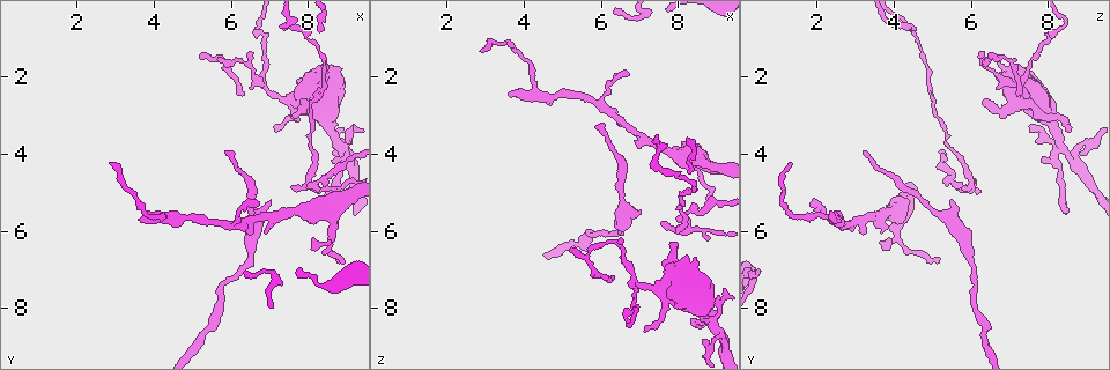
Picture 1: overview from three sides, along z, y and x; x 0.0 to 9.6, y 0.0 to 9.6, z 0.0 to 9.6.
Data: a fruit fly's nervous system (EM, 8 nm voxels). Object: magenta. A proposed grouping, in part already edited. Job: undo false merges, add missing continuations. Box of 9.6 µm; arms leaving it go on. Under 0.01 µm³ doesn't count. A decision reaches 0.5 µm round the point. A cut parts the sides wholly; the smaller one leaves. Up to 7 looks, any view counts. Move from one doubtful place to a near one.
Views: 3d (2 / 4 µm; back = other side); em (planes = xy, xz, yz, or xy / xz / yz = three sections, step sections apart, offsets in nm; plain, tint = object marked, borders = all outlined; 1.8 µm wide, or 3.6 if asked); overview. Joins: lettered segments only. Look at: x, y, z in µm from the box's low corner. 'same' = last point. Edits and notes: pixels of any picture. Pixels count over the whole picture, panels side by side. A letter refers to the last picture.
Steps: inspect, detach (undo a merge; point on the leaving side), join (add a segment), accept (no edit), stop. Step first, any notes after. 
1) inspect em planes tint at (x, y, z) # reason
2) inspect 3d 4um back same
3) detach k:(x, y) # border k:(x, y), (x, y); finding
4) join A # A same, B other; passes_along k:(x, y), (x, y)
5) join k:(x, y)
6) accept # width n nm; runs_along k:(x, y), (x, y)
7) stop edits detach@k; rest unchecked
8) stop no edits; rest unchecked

inspect em xy step 4 tint at (8.25, 4.95, 6.00) # abrupt turn

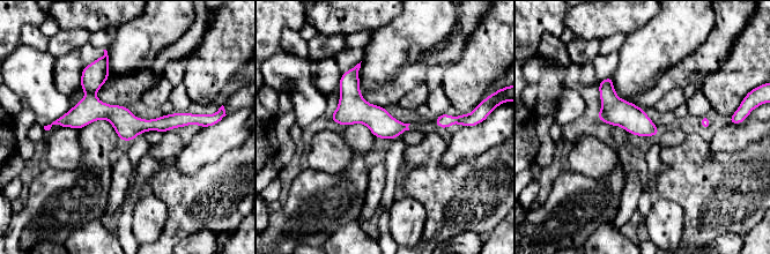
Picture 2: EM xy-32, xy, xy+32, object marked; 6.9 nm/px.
inspect em planes borders same # another direction

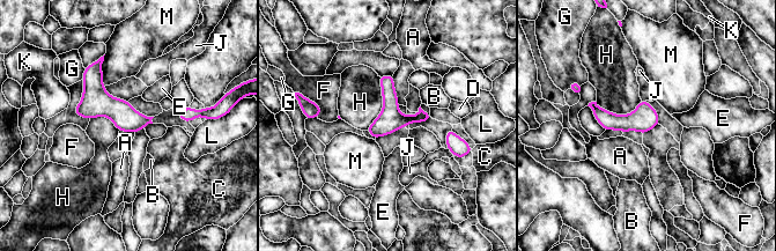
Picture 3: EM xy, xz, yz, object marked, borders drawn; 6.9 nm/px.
accept # longest_contact H 380 nm; A other, B other, C other, D other, E other, F other, G other, H other, J other, K other, L other, M other; runs_along 3:(90, 67), (115, 109), (148, 120); all the same neuron

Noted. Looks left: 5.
inspect em planes plain at (5.95, 5.80, 2.80) # three arms meet

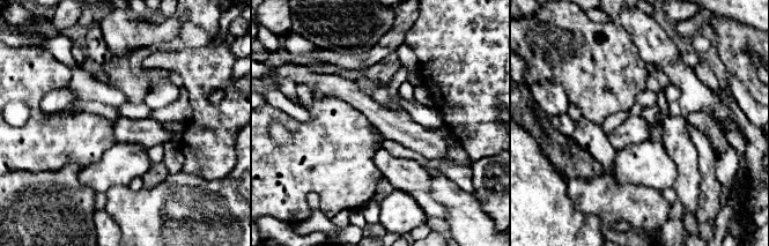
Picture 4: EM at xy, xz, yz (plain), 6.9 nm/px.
inspect em planes borders same # see the neighbours

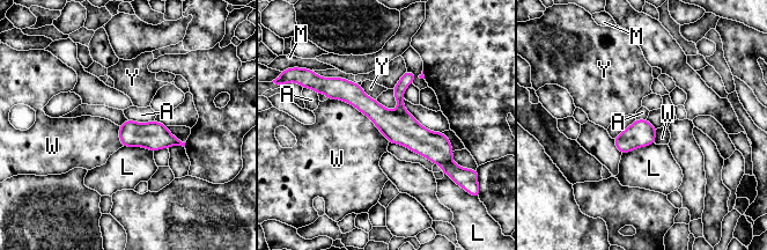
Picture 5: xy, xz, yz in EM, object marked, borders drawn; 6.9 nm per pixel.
accept # A other, L other, M other, W other, Y other; border 5:(326, 98), (355, 107), (389, 141); continuous, no second neuron

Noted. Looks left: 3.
inspect 3d 4um at (7.85, 2.60, 6.35) # an open end

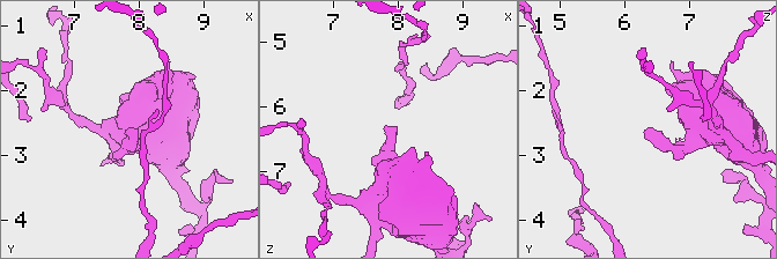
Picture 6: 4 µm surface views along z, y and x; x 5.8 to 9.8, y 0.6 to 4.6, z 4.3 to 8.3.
inspect em 3.6um xy step 4 borders at (7.80, 2.65, 6.35)

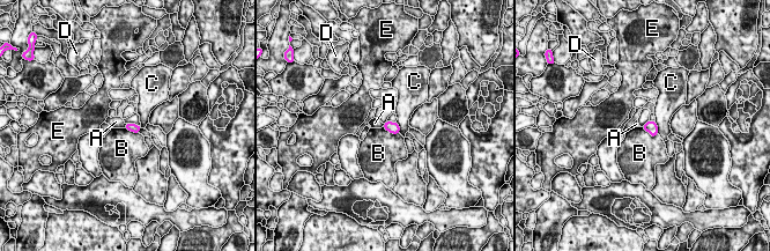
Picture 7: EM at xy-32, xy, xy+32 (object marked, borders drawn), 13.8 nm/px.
accept # width 120 nm; longest_contact B 240 nm; A other, B other, C other, D other, E other; none of them fits

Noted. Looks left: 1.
stop no edits; rest unchecked

